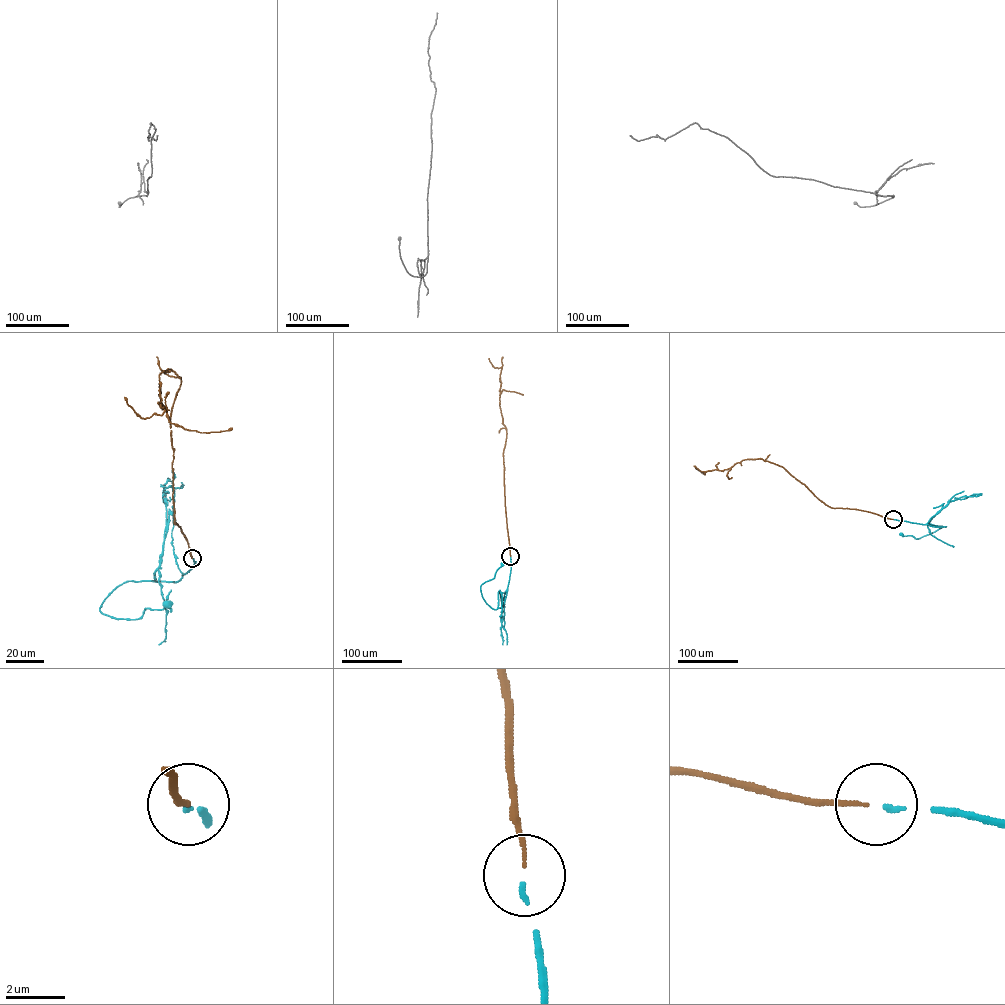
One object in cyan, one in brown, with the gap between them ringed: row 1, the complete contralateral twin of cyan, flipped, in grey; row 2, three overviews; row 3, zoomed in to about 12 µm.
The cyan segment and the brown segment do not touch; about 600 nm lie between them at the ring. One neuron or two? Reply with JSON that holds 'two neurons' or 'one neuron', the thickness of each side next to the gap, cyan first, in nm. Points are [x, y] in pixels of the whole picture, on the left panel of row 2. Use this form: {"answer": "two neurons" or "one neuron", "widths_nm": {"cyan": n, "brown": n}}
{"answer": "one neuron", "widths_nm": {"cyan": 150, "brown": 120}}

